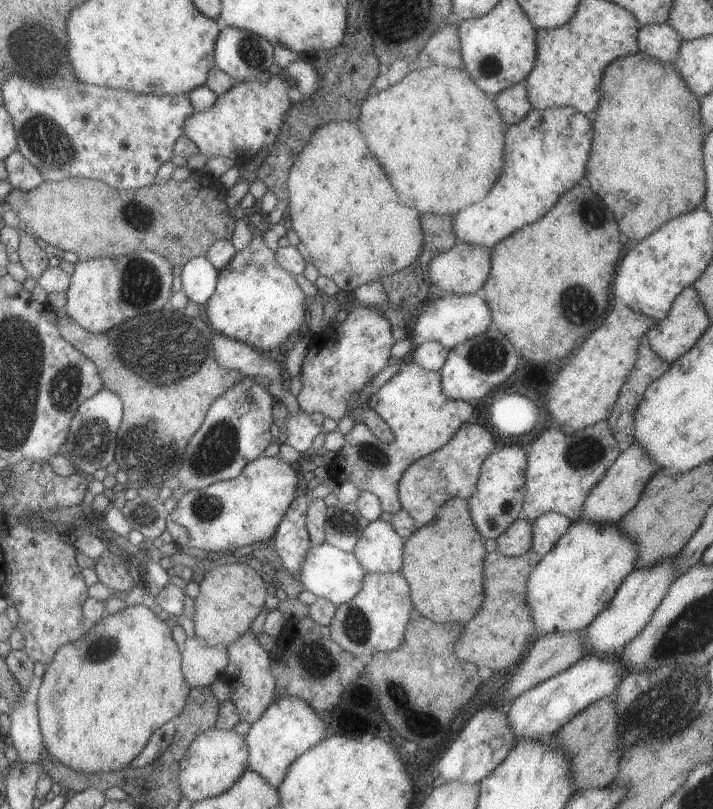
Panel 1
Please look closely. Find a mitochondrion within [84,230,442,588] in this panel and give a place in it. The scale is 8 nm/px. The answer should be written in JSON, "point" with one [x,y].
{"point":[163,356]}

